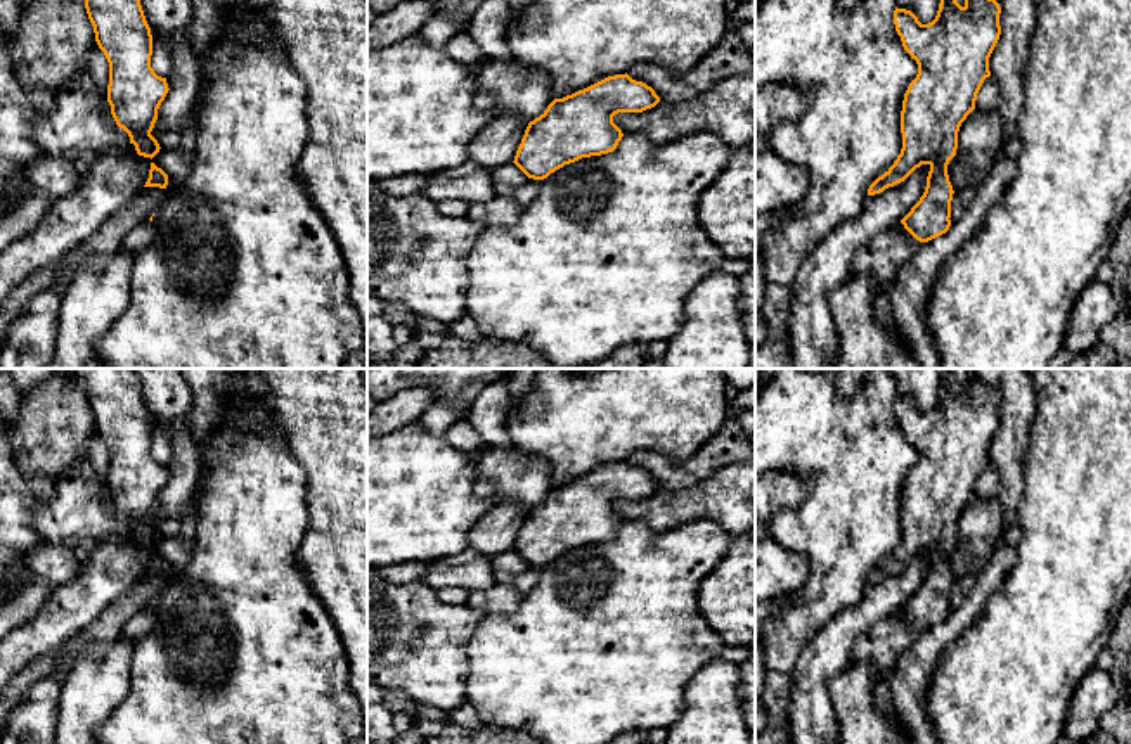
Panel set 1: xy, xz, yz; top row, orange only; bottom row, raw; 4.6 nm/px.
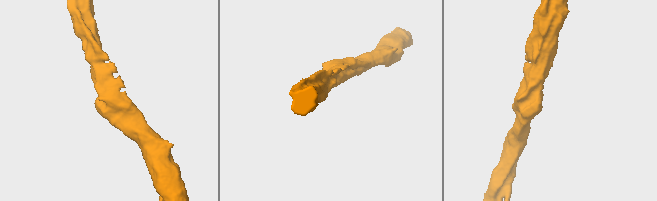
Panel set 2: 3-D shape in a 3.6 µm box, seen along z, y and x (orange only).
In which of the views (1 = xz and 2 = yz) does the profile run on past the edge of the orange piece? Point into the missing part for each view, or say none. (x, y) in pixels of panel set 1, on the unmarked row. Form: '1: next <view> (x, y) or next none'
1: next none
2: next none

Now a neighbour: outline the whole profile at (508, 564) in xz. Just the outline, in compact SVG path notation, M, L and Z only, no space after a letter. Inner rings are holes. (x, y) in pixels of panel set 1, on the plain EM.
M514 550L495 554L488 559L497 583L513 583L518 573L530 568Z

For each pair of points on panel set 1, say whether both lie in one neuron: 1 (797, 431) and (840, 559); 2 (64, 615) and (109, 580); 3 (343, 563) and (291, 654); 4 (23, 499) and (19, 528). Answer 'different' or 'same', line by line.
1: same
2: same
3: different
4: same

